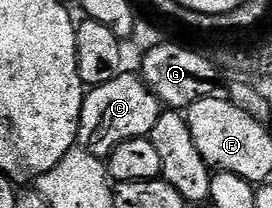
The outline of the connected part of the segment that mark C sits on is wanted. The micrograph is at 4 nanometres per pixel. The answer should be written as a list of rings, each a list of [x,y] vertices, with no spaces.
[[[122,71],[118,78],[110,78],[110,82],[102,82],[102,86],[87,89],[80,111],[78,144],[94,156],[107,158],[122,142],[152,135],[154,122],[158,122],[162,105],[144,81],[143,75],[133,72]]]

